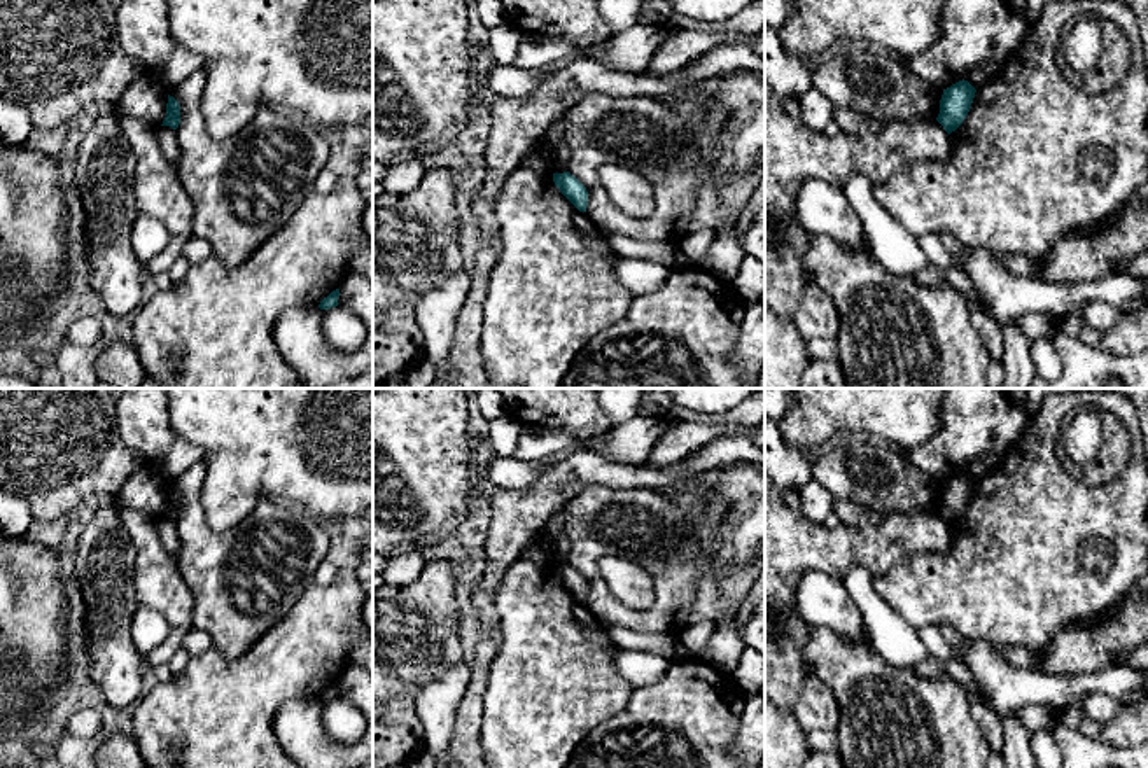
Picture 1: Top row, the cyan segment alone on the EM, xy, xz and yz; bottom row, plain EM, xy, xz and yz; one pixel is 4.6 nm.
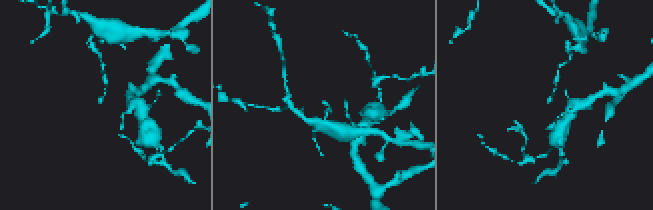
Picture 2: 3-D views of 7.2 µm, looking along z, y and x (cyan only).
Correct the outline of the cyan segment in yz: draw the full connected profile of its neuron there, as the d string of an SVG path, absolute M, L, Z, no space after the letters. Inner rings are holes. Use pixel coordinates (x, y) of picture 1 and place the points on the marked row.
M964 79L943 89L943 94L940 100L940 114L936 121L943 126L943 129L948 135L956 131L966 119L971 108L975 93L976 89Z

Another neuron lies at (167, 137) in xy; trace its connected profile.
M159 126L158 142L161 145L163 154L168 157L168 161L177 164L178 159L182 157L178 142L177 142L177 131L170 126Z

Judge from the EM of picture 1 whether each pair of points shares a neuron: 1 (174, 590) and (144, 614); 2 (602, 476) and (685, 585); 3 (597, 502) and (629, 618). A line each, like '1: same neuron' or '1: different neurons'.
1: different neurons
2: different neurons
3: same neuron

